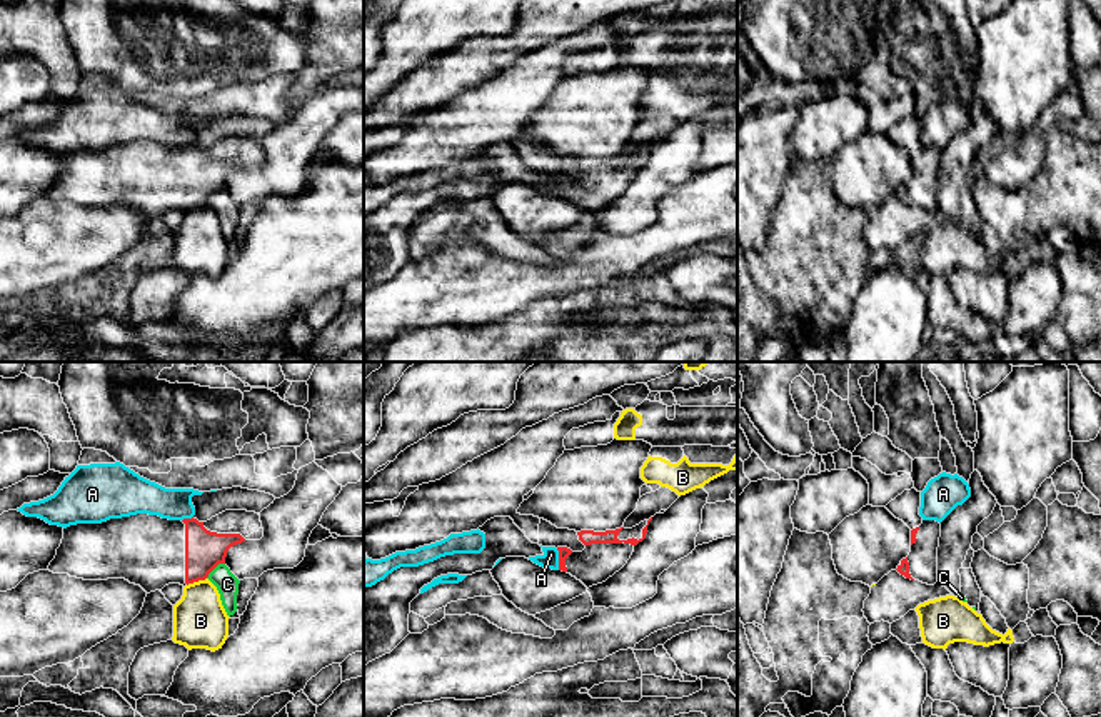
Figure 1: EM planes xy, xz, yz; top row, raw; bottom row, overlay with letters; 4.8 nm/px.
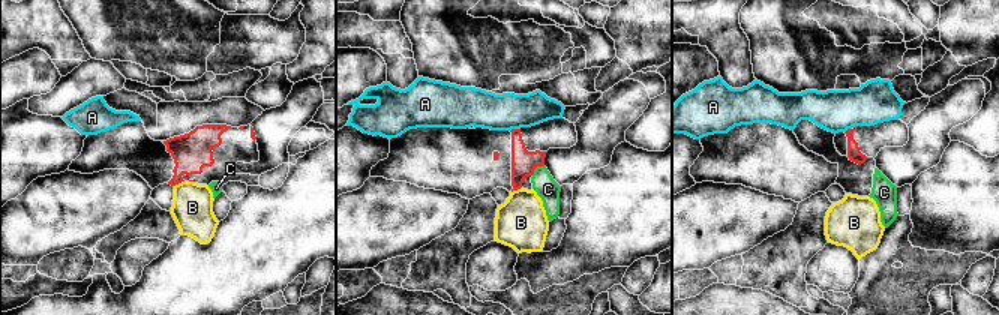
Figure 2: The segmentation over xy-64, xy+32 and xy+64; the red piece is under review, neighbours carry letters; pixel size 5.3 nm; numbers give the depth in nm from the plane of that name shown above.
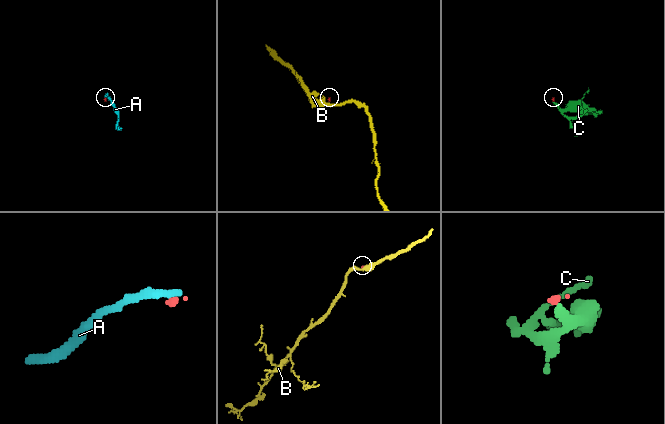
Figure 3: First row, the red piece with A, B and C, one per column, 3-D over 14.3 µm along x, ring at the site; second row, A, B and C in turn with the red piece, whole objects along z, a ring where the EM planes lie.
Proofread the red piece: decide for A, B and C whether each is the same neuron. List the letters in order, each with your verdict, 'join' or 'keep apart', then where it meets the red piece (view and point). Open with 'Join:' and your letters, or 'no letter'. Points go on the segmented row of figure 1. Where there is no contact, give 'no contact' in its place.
Join: no letter
A: keep apart | xz (559, 559)
B: keep apart | xy (196, 581)
C: keep apart | xy (214, 567)

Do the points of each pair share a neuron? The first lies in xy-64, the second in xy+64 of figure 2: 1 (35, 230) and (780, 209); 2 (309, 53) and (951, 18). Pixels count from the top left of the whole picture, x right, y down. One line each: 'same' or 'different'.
1: same
2: same

